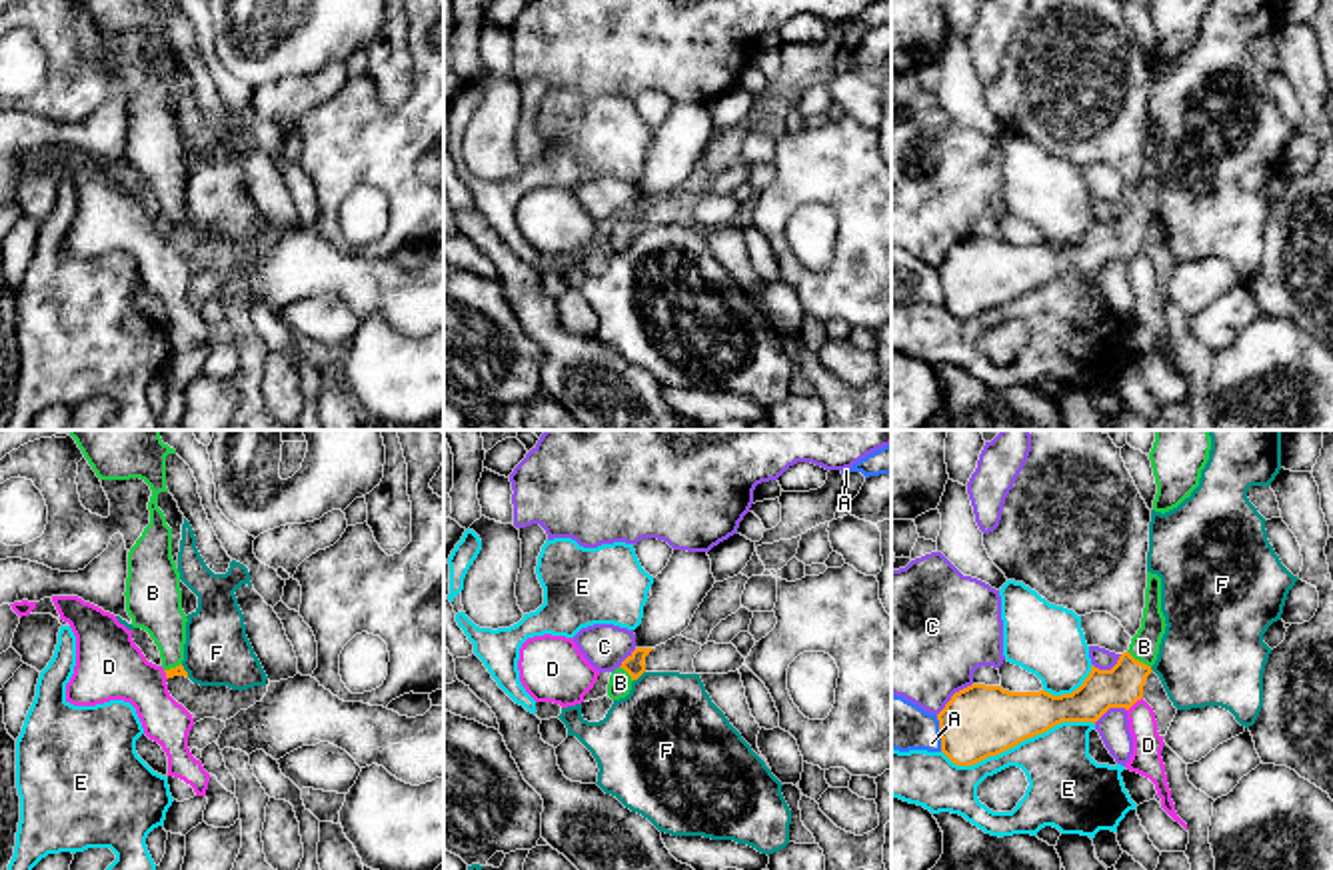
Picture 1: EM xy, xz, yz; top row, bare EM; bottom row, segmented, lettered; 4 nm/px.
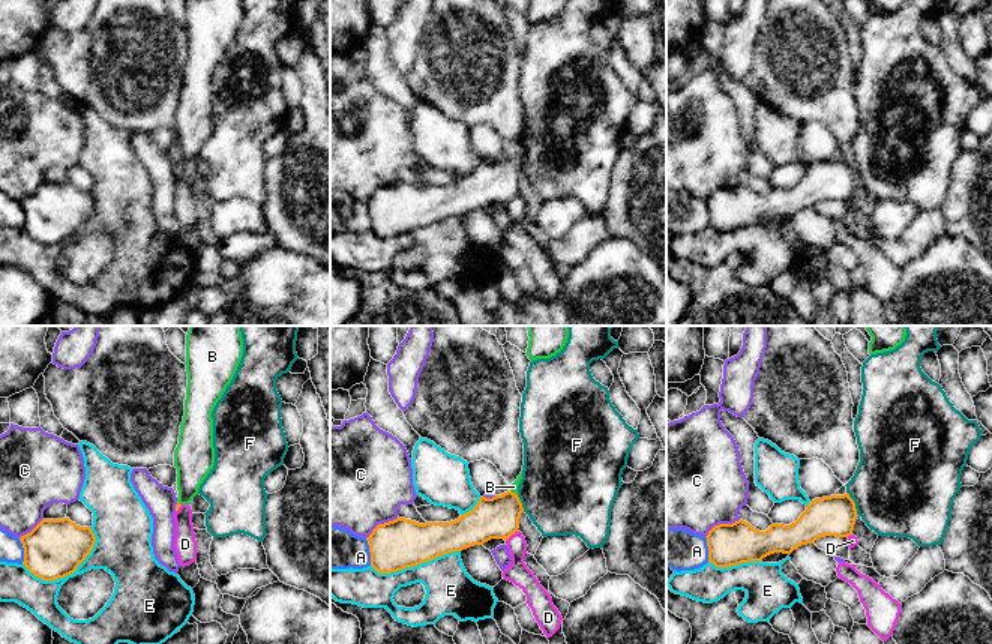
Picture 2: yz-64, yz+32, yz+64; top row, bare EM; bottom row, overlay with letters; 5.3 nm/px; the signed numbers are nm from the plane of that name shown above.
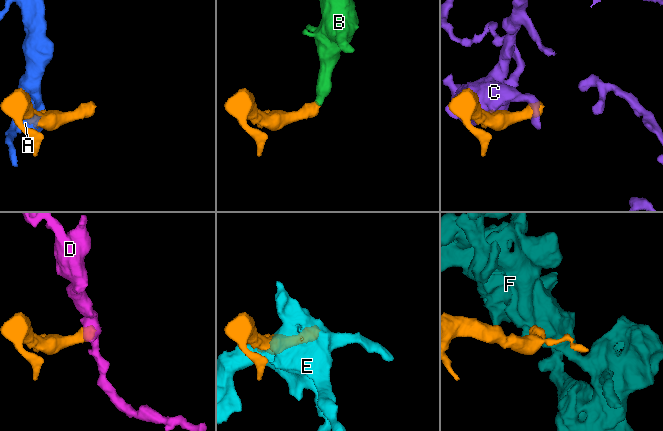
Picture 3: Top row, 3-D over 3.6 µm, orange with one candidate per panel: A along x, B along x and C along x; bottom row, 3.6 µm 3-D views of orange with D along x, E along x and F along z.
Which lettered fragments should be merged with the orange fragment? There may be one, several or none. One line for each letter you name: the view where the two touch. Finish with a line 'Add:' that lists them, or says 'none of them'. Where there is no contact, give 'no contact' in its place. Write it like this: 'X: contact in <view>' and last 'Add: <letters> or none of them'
B: contact in yz
Add: B

